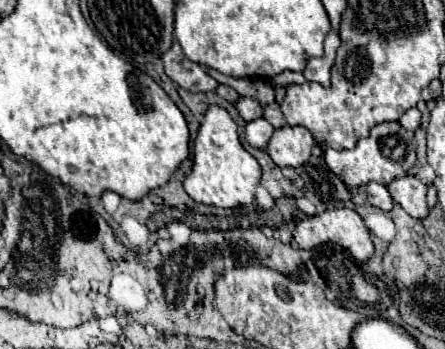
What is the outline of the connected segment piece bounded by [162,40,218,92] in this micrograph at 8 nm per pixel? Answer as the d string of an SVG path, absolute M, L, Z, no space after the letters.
M176 40L172 48L162 56L162 62L164 62L166 76L188 92L210 92L216 90L218 86L218 82L212 76L208 76L196 62L188 60L182 54L182 48Z

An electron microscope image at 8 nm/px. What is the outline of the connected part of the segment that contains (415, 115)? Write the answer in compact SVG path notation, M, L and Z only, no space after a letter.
M410 108L410 110L406 110L404 114L402 114L402 118L398 120L406 130L410 130L410 132L414 132L414 130L418 130L420 128L420 122L422 122L422 112L418 110L418 108Z

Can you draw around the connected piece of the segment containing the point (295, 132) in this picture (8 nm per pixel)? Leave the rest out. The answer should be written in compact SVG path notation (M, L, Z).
M284 126L274 132L266 152L274 160L276 166L304 166L310 160L310 152L314 146L312 134L302 126Z

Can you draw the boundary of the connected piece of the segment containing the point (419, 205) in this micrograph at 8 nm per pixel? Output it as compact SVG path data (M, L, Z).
M404 176L388 184L388 192L412 218L426 218L426 192L428 188L416 176Z

